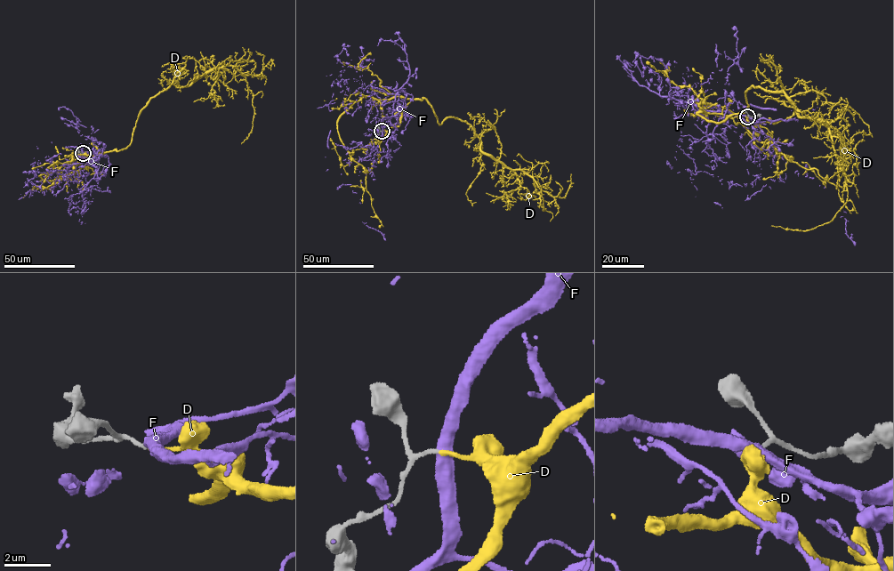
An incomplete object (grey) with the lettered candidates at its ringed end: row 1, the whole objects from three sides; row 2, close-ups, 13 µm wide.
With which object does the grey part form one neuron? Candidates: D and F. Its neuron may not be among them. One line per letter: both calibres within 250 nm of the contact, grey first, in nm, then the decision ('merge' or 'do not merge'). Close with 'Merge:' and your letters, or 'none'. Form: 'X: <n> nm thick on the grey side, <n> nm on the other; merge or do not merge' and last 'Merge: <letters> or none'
D: 160 nm thick on the grey side, 170 nm on the other; merge
F: 160 nm thick on the grey side, 460 nm on the other; do not merge
Merge: D

